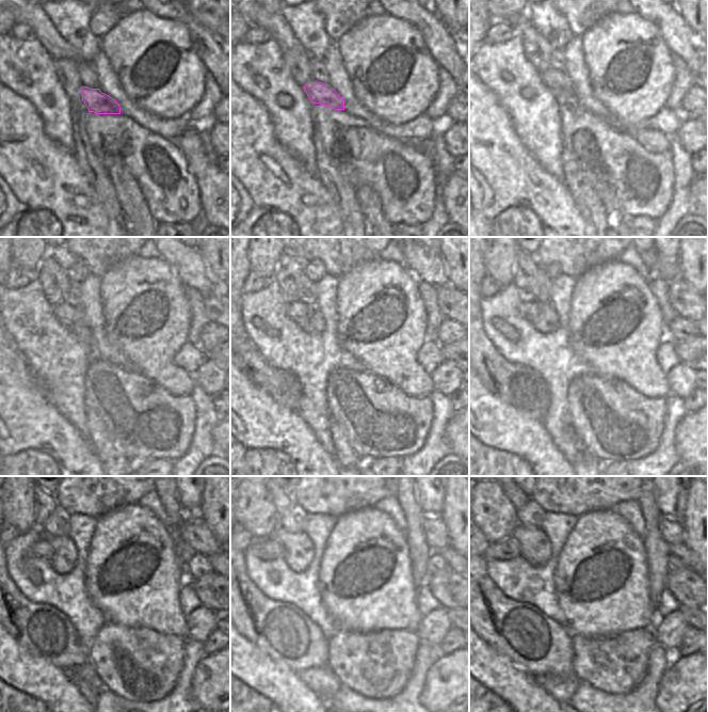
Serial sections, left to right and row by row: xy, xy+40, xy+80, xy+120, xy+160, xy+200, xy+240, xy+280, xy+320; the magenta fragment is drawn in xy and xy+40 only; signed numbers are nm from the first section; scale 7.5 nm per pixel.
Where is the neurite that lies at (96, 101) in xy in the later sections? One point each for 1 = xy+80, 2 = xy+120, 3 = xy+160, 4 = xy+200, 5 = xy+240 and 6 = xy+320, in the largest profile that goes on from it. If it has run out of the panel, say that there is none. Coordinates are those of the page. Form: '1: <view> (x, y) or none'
1: xy+80 (563, 93)
2: xy+120 (80, 329)
3: xy+160 (315, 322)
4: xy+200 (547, 321)
5: xy+240 (63, 560)
6: xy+320 (535, 548)

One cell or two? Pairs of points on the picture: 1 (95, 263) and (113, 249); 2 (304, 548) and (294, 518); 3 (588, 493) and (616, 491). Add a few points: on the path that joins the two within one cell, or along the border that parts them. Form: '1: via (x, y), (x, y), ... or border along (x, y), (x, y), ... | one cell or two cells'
1: via (99, 258), (109, 249) | one cell
2: border along (278, 525), (288, 532), (303, 533) | two cells
3: via (595, 493), (609, 491) | one cell

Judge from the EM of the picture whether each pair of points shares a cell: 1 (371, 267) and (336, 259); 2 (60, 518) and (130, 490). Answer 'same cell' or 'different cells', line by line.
1: different cells
2: different cells

